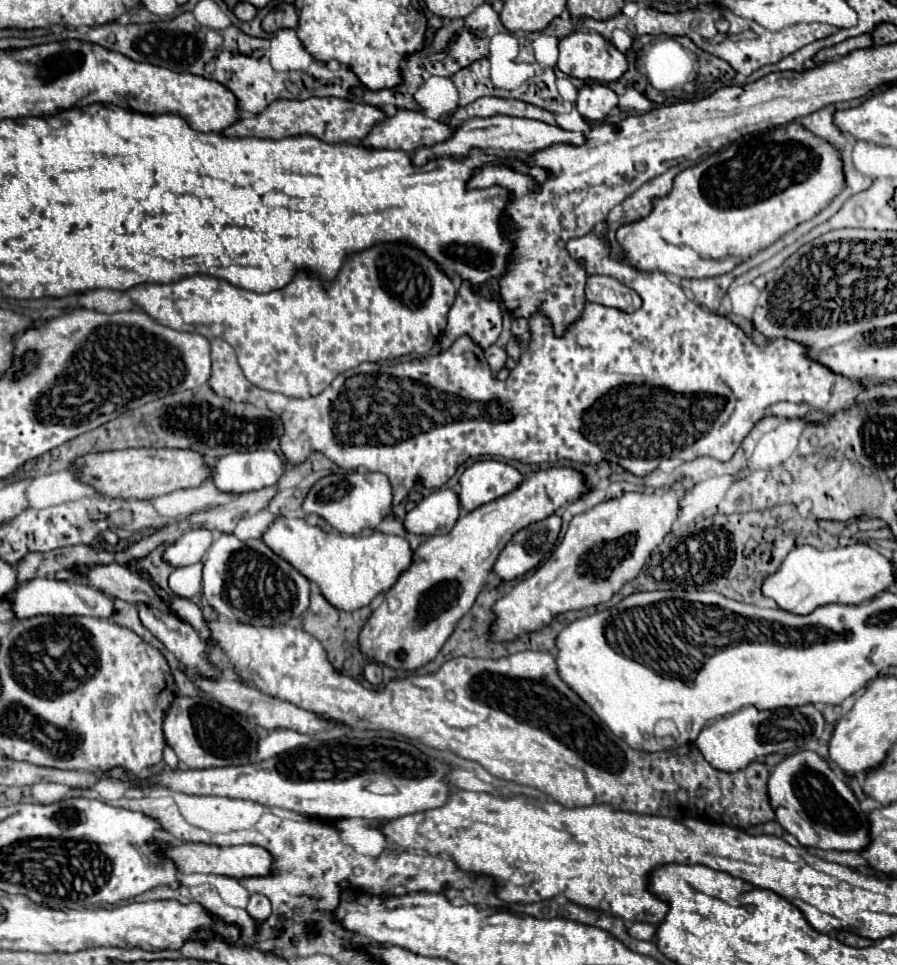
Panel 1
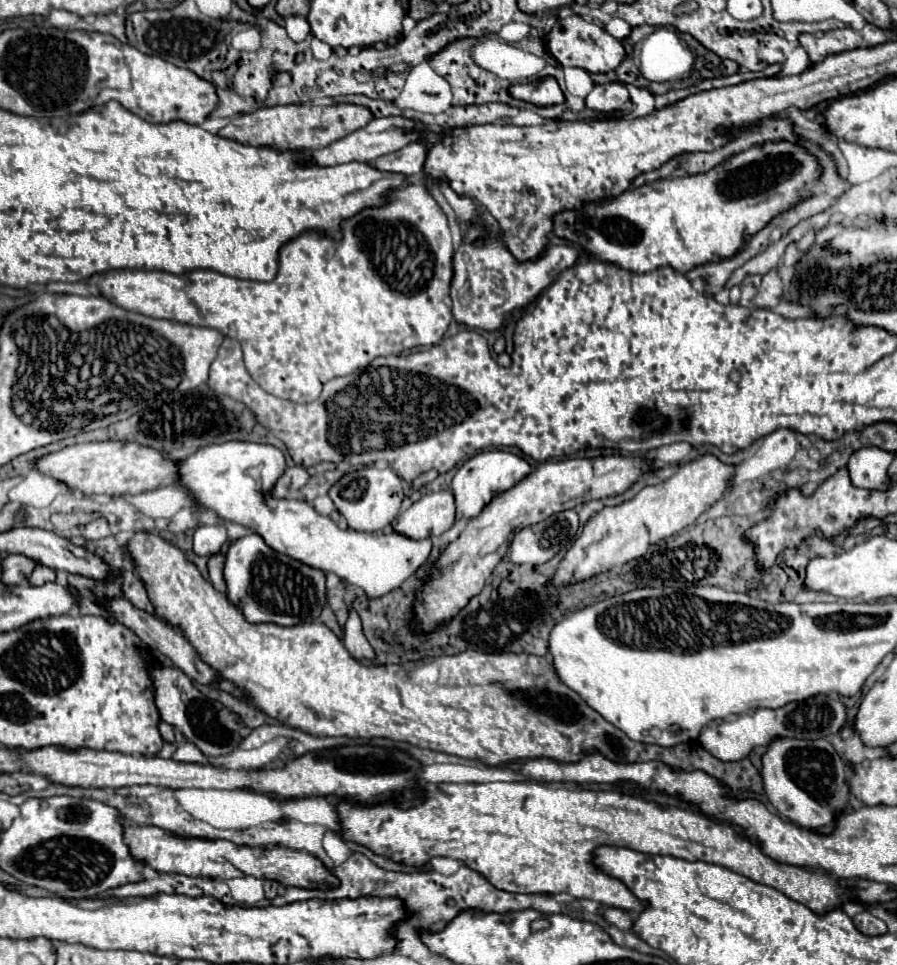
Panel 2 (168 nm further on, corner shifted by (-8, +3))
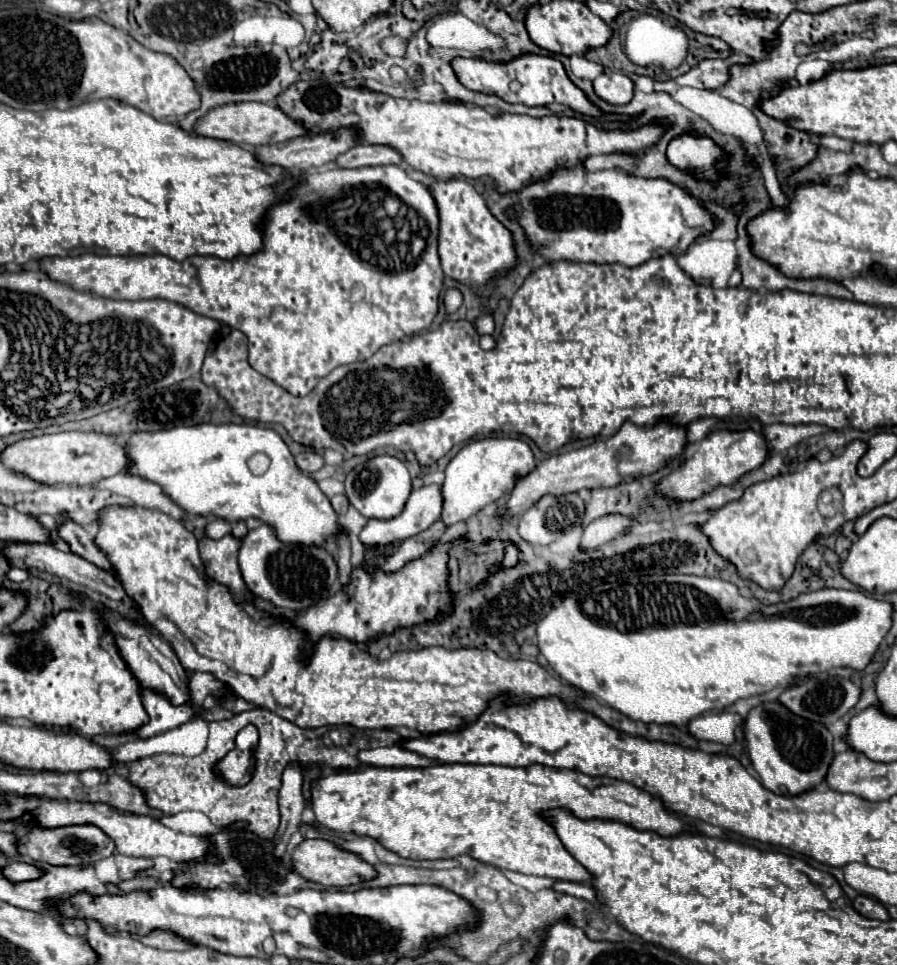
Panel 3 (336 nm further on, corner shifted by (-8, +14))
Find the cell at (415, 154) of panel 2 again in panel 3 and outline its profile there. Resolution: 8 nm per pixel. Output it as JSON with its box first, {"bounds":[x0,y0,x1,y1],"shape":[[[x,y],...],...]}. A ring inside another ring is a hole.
{"bounds":[337,144,403,168],"shape":[[[359,144],[337,158],[341,168],[361,168],[361,166],[381,166],[381,164],[401,164],[403,156],[391,146],[383,144]]]}

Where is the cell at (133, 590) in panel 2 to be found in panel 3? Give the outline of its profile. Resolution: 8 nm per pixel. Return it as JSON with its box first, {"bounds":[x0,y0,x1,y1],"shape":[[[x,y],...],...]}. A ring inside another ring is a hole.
{"bounds":[59,518,115,574],"shape":[[[65,518],[63,524],[59,526],[59,536],[65,542],[69,542],[71,552],[79,554],[81,558],[89,560],[91,564],[103,568],[109,574],[115,574],[115,570],[111,568],[111,562],[107,560],[107,556],[101,552],[101,548],[93,541],[97,531],[98,524],[79,526],[79,524],[75,524],[69,518]]]}

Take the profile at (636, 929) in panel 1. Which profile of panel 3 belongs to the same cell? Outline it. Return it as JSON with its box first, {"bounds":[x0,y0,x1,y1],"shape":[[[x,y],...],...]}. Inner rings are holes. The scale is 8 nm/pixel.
{"bounds":[553,882,599,902],"shape":[[[555,882],[553,886],[557,892],[565,892],[565,894],[571,894],[571,896],[577,896],[577,898],[583,898],[583,900],[589,900],[589,902],[599,902],[597,900],[597,892],[593,886],[589,884],[577,884],[577,882]]]}

